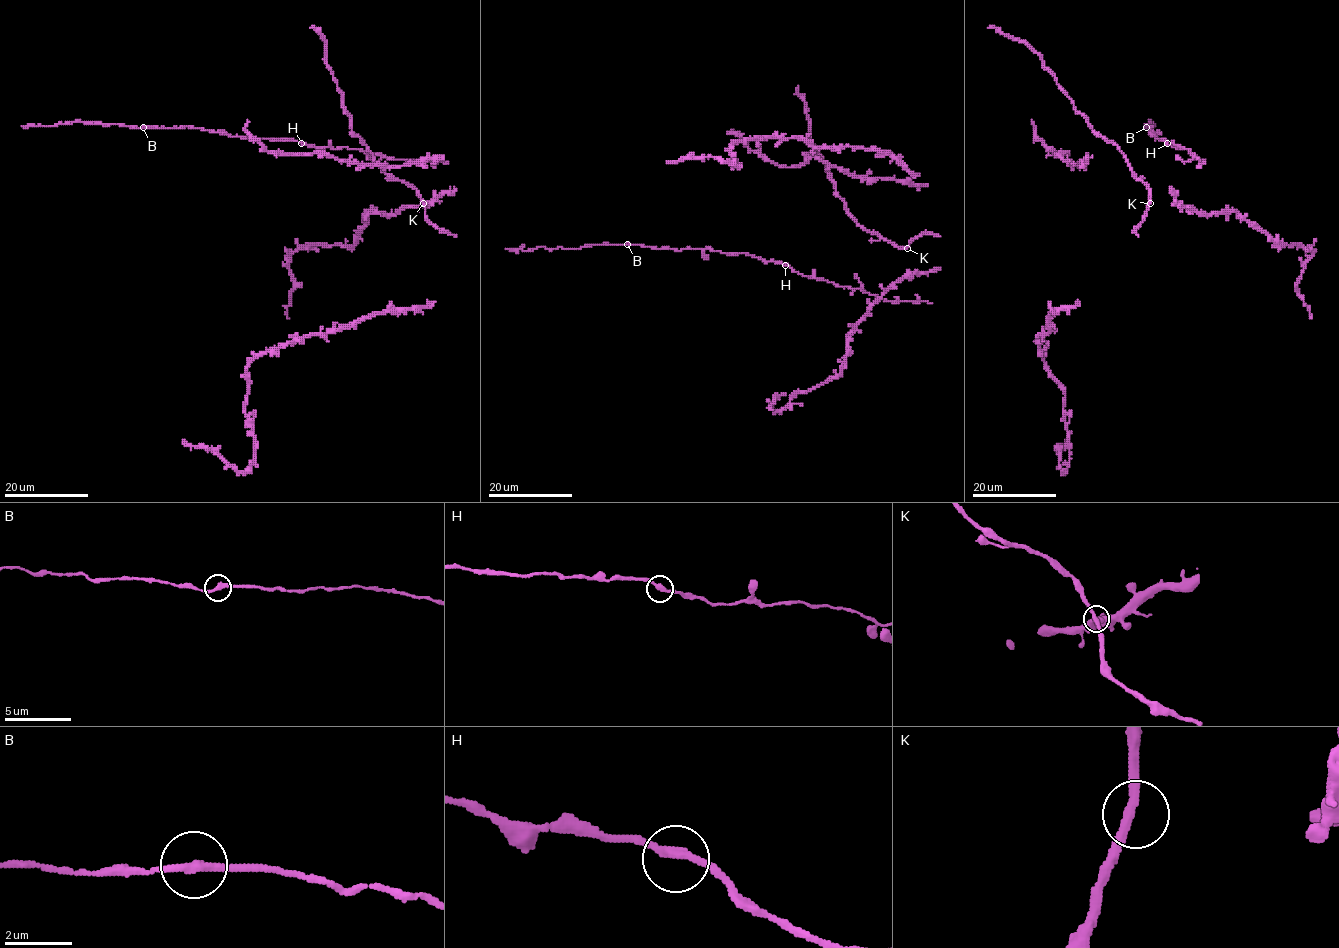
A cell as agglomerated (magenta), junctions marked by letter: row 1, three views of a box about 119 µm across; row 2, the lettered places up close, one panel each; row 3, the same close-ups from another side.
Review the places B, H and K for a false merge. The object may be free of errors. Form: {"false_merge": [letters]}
{"false_merge": []}

